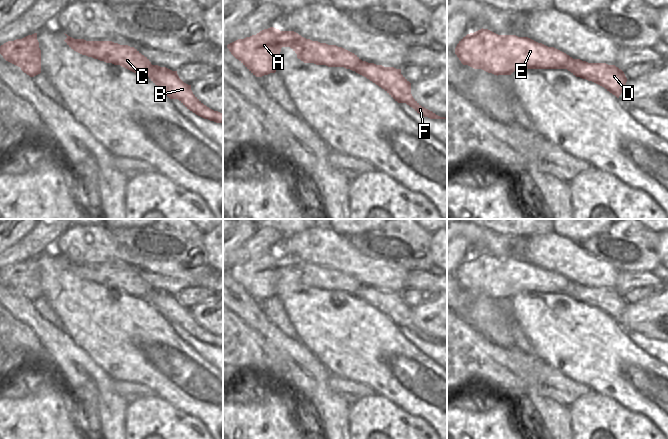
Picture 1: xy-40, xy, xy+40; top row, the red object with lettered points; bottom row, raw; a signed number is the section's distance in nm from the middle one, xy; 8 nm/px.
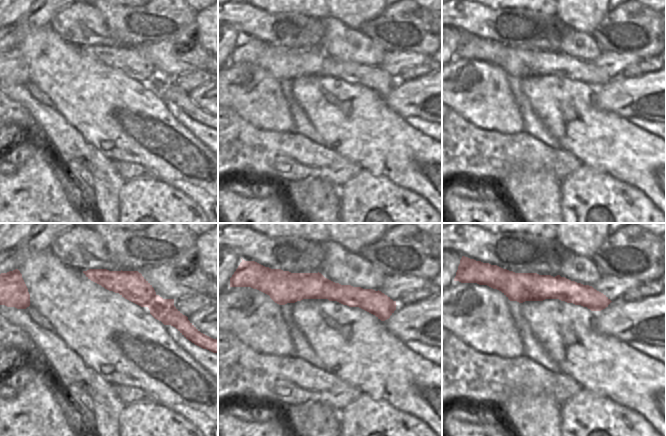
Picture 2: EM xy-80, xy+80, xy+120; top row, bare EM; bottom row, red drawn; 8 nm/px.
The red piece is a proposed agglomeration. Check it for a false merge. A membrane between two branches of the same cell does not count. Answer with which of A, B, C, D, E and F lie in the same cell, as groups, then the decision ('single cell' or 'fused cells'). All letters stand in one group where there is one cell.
A C E / B D F; fused cells

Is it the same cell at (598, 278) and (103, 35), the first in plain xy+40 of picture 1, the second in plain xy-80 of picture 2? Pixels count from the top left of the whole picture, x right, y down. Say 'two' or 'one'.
one

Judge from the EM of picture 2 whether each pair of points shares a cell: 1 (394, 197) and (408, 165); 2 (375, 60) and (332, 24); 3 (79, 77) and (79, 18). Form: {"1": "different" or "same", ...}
{"1": "different", "2": "same", "3": "different"}

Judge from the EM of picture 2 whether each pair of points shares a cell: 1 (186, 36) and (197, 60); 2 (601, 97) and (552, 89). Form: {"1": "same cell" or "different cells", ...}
{"1": "different cells", "2": "different cells"}

